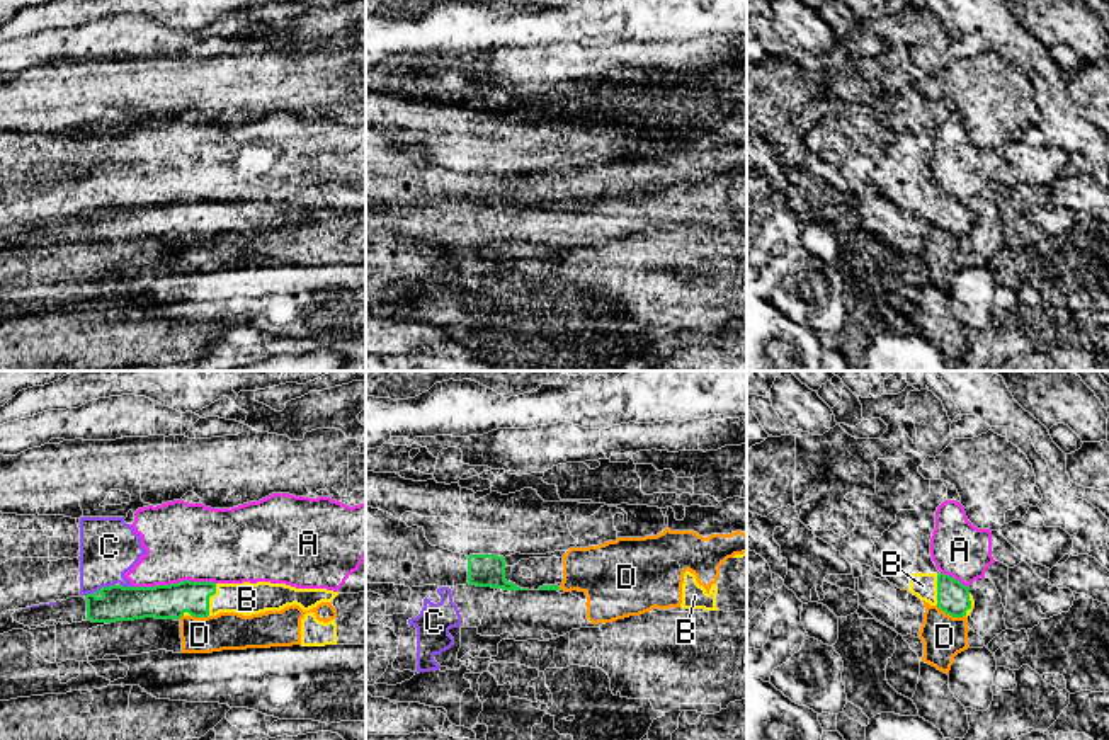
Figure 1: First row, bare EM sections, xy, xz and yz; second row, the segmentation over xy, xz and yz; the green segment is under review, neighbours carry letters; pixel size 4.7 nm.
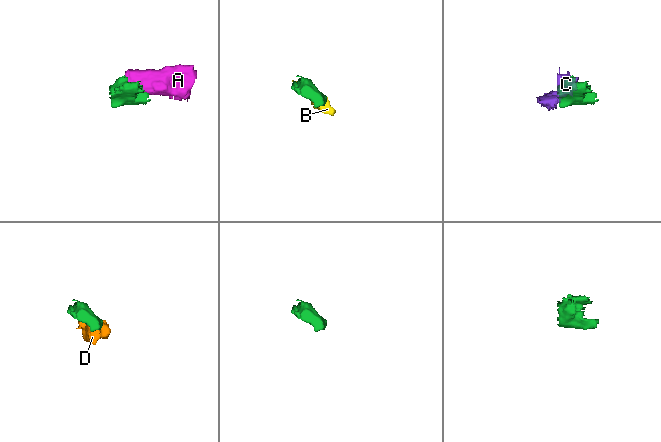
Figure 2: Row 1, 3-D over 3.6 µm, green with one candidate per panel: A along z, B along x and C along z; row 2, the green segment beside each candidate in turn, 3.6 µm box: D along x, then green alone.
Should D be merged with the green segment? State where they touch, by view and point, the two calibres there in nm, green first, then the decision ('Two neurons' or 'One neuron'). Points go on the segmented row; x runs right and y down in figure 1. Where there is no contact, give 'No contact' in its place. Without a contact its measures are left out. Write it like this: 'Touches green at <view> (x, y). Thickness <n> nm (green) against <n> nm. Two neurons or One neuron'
Touches green at yz (951, 614). Thickness 160 nm (green) against 200 nm. Two neurons

